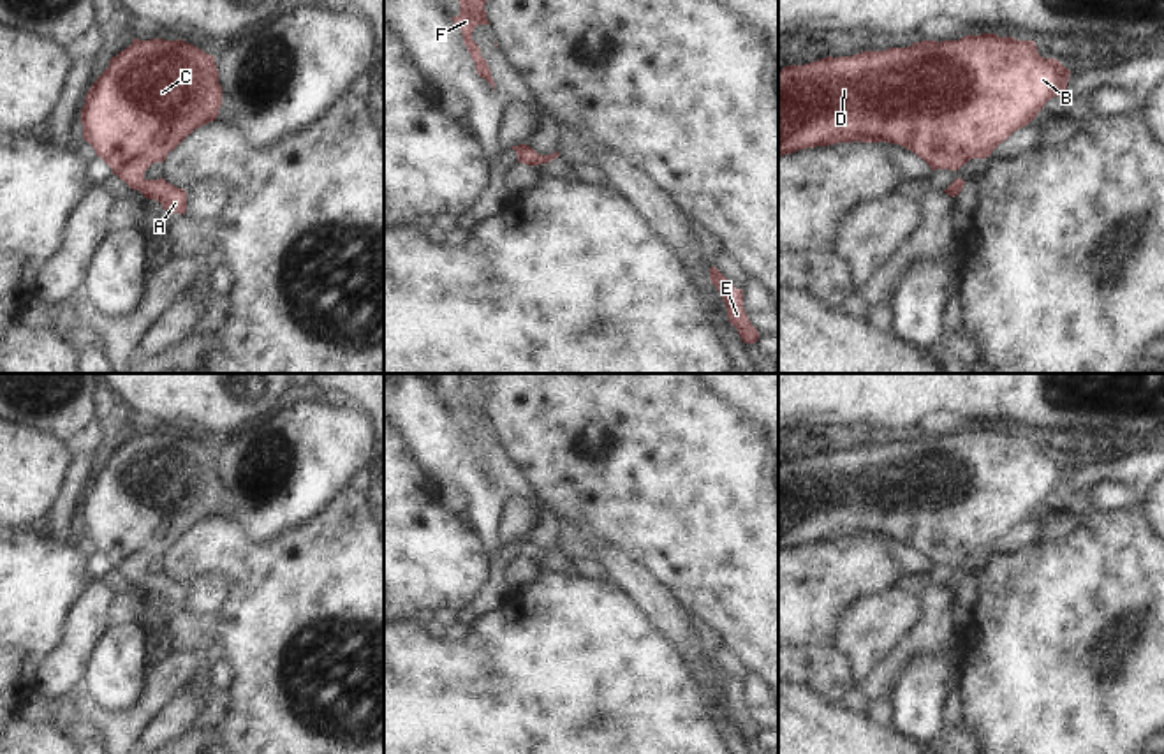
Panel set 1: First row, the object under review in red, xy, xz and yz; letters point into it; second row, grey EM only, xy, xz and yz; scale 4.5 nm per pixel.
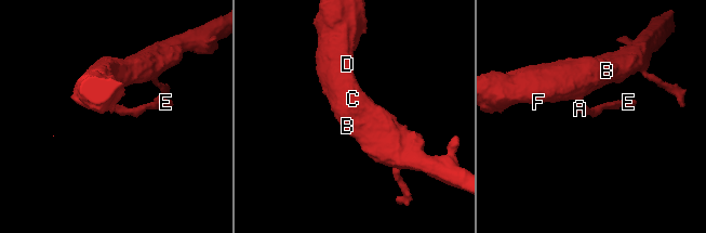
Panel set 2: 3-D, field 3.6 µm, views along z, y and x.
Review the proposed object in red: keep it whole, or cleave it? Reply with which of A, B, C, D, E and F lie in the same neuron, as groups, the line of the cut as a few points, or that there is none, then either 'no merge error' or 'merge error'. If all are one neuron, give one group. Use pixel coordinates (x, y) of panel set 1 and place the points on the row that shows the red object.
A B C D E F; no cut; no merge error

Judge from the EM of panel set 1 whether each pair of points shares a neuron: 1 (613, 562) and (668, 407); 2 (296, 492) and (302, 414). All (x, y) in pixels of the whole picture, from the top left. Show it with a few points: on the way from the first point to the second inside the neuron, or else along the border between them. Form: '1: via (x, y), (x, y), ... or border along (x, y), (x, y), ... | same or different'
1: border along (592, 554), (601, 547), (618, 548), (650, 575) | different
2: via (296, 473), (300, 469), (302, 434) | same

